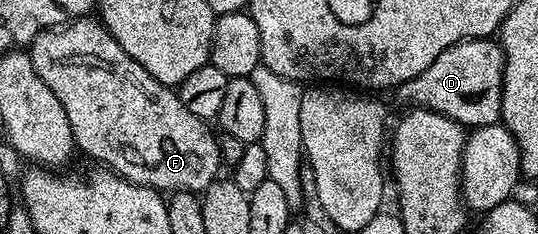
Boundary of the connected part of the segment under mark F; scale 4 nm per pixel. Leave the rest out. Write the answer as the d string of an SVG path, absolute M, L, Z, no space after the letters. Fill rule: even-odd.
M73 18L58 27L43 30L33 39L32 44L28 45L27 51L35 66L35 74L39 74L39 78L43 78L43 82L47 82L51 94L55 94L55 98L59 98L60 104L63 105L63 111L67 114L67 122L71 122L74 145L80 151L82 148L91 159L98 160L101 163L98 165L104 166L108 171L116 172L117 175L131 181L132 184L156 188L162 194L172 194L178 191L201 194L214 180L218 179L220 172L217 171L223 168L221 145L215 134L213 137L213 132L209 129L212 127L206 121L195 118L195 114L191 114L191 110L187 110L187 106L183 106L183 102L170 85L160 84L155 78L151 78L151 74L147 74L147 70L143 70L143 66L139 66L139 62L135 62L135 58L131 58L131 54L127 54L127 50L123 50L123 46L119 46L119 42L115 42L115 38L111 38L111 34L105 29L105 25L101 23L100 19Z

